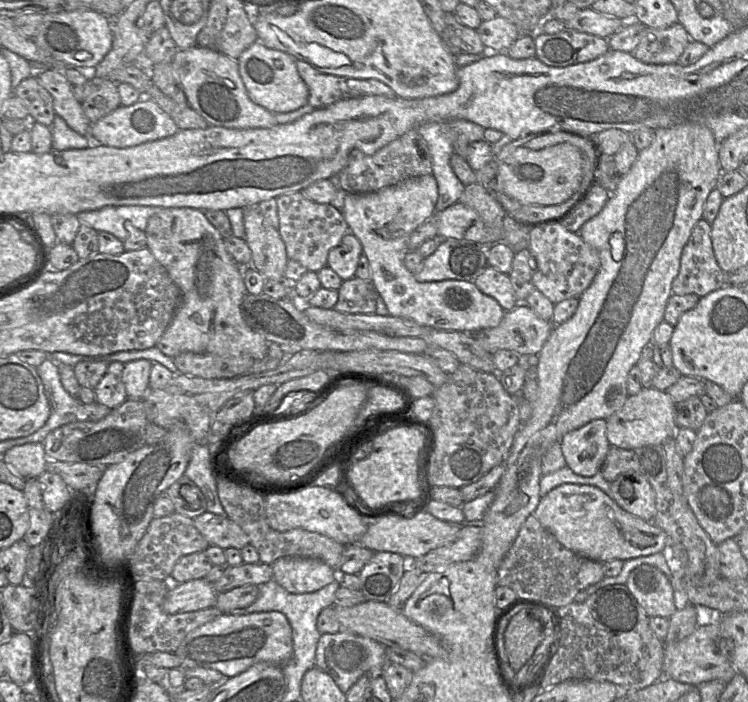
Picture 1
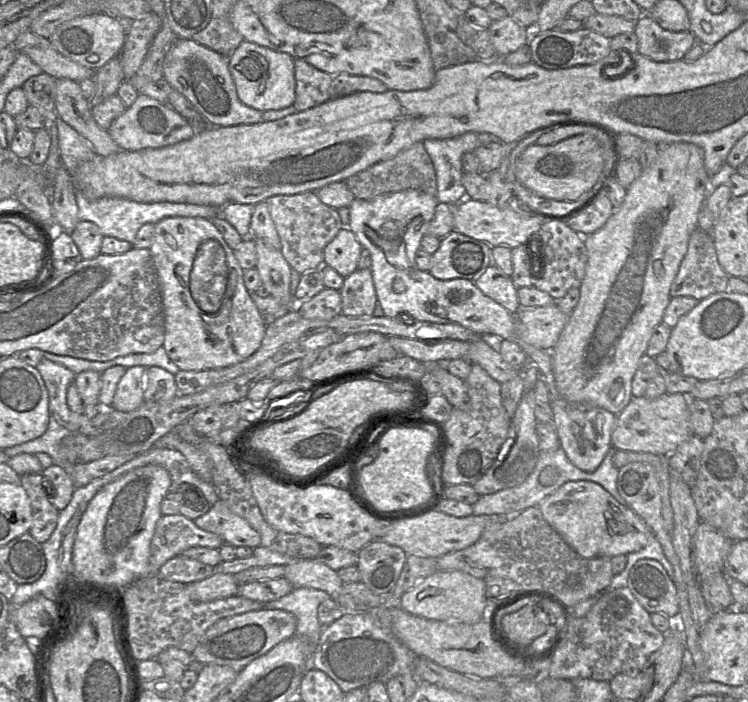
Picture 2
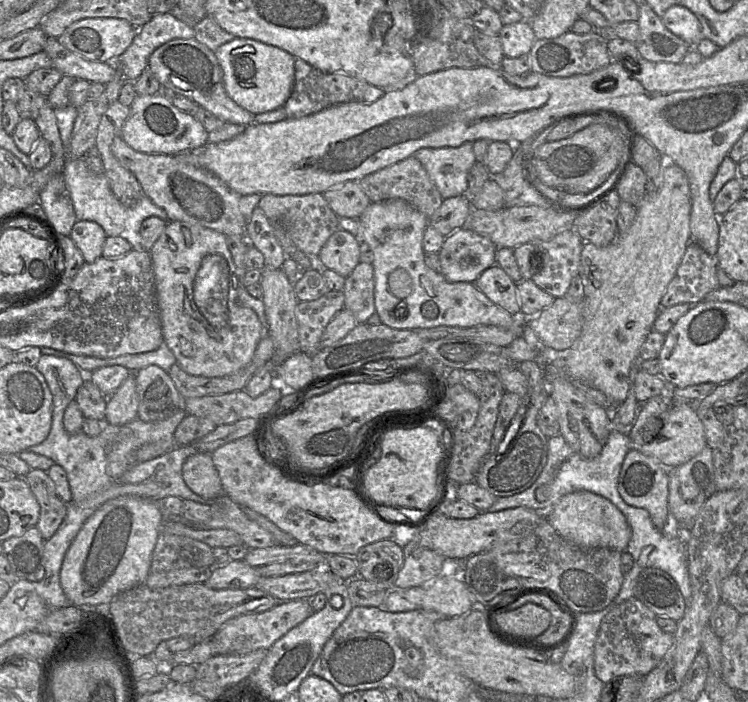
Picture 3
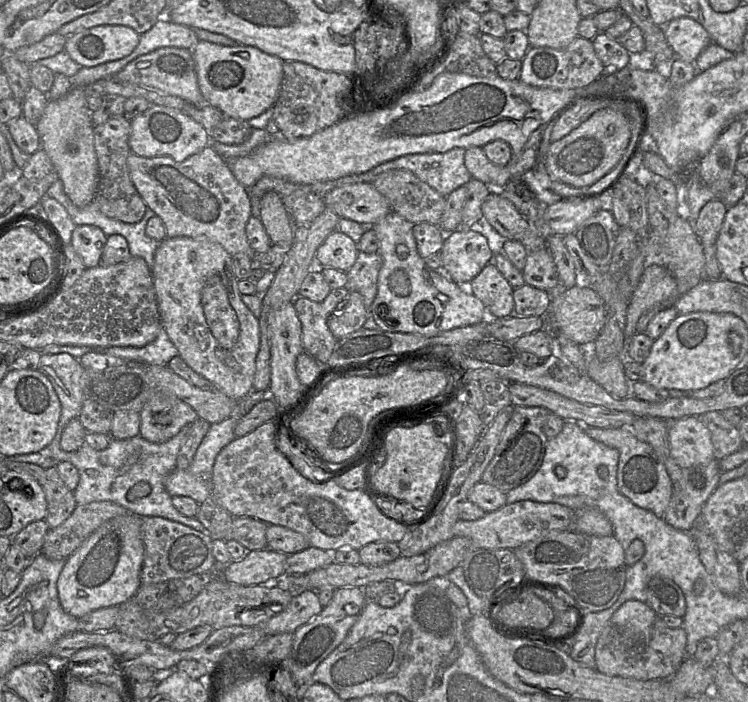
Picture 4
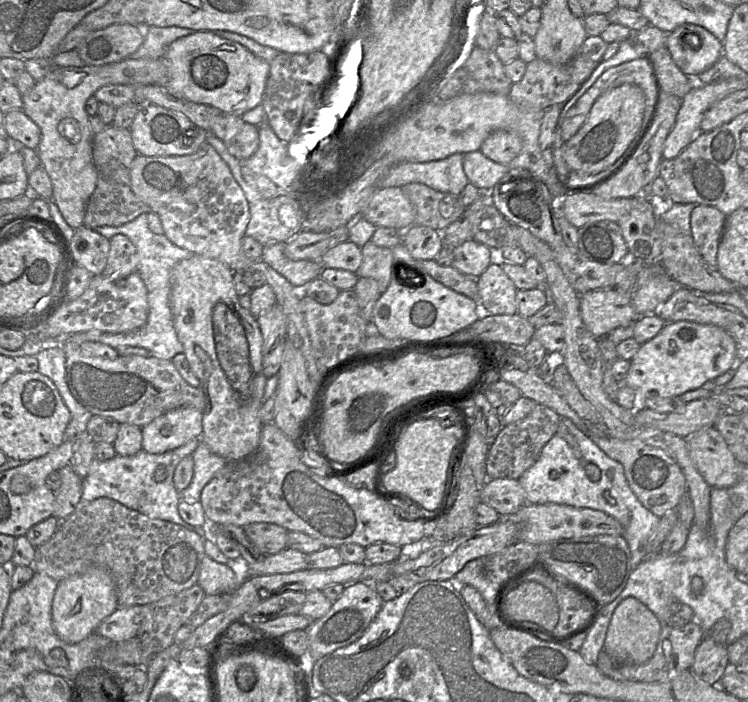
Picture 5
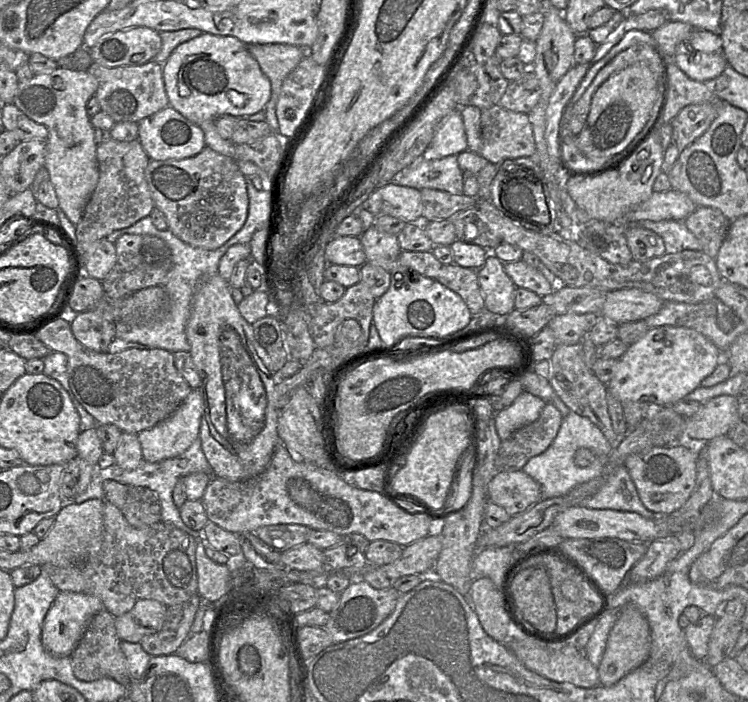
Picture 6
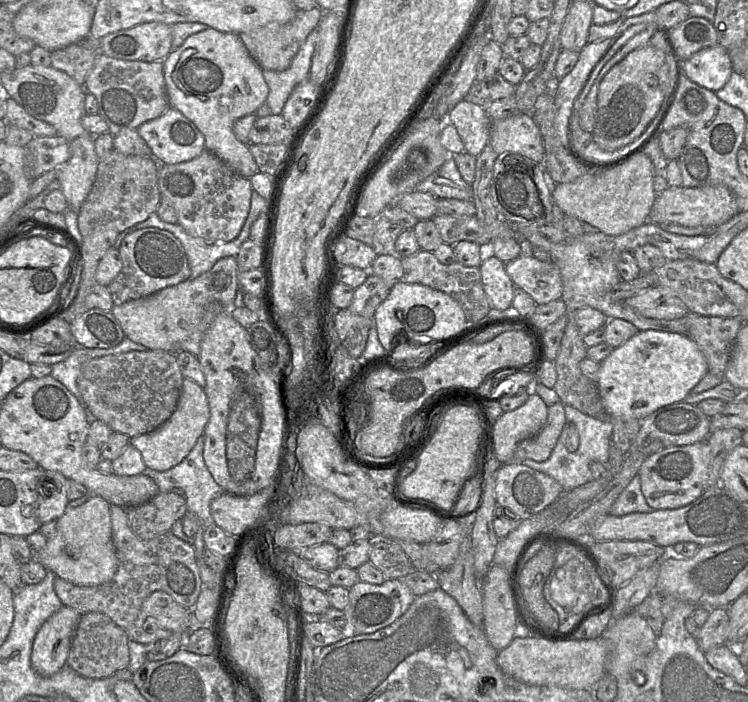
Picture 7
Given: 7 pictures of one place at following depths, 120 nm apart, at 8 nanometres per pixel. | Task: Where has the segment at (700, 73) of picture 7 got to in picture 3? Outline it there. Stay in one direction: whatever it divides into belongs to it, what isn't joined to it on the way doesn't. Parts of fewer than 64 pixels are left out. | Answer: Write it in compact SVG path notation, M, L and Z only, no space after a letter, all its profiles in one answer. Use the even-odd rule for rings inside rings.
M680 5L671 6L661 17L664 26L684 40L690 48L702 38L702 30L696 16L686 7Z

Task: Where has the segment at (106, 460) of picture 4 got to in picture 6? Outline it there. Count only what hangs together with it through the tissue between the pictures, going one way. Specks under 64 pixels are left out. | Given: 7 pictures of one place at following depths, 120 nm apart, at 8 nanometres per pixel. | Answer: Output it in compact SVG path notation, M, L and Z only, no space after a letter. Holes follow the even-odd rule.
M199 436L179 456L167 458L158 462L148 462L146 460L141 460L139 465L133 470L124 470L115 463L106 470L99 470L96 468L96 466L94 466L94 473L86 490L67 502L80 504L90 499L103 499L103 482L105 479L112 479L126 485L147 487L157 494L161 504L161 521L172 524L176 528L192 535L197 540L202 540L202 531L194 531L184 524L180 516L179 508L174 504L172 497L172 492L177 481L180 478L185 478L189 474L196 472L203 472L212 475L211 467L205 458Z

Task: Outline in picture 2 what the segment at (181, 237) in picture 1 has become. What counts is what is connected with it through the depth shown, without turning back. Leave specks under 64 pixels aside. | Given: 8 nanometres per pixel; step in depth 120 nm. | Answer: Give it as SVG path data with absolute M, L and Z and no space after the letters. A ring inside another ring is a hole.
M201 217L164 218L155 224L149 251L162 296L165 321L163 347L180 370L201 371L232 366L247 359L260 347L266 321L244 285L244 270L211 220Z

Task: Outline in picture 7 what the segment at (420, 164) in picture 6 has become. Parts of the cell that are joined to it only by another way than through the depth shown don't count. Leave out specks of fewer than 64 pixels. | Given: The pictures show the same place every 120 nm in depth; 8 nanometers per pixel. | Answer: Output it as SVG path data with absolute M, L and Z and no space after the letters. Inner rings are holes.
M450 155L437 171L417 184L415 190L430 194L437 199L472 201L471 185L462 178L453 156Z

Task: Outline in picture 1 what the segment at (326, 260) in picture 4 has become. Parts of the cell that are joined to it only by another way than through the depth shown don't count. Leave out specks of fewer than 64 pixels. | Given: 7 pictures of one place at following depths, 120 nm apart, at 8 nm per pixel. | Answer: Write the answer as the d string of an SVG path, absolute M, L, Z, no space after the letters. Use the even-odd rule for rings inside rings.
M349 231L343 236L339 244L329 251L327 266L343 281L351 279L355 277L362 253L361 242Z

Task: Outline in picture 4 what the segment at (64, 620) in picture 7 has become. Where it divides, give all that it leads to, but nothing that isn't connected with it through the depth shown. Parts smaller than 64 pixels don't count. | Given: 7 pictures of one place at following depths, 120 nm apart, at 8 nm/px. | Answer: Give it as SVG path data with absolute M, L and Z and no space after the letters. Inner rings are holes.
M127 514L103 523L65 561L57 581L59 601L64 611L81 618L94 610L117 606L134 597L141 586L144 554L138 516Z

